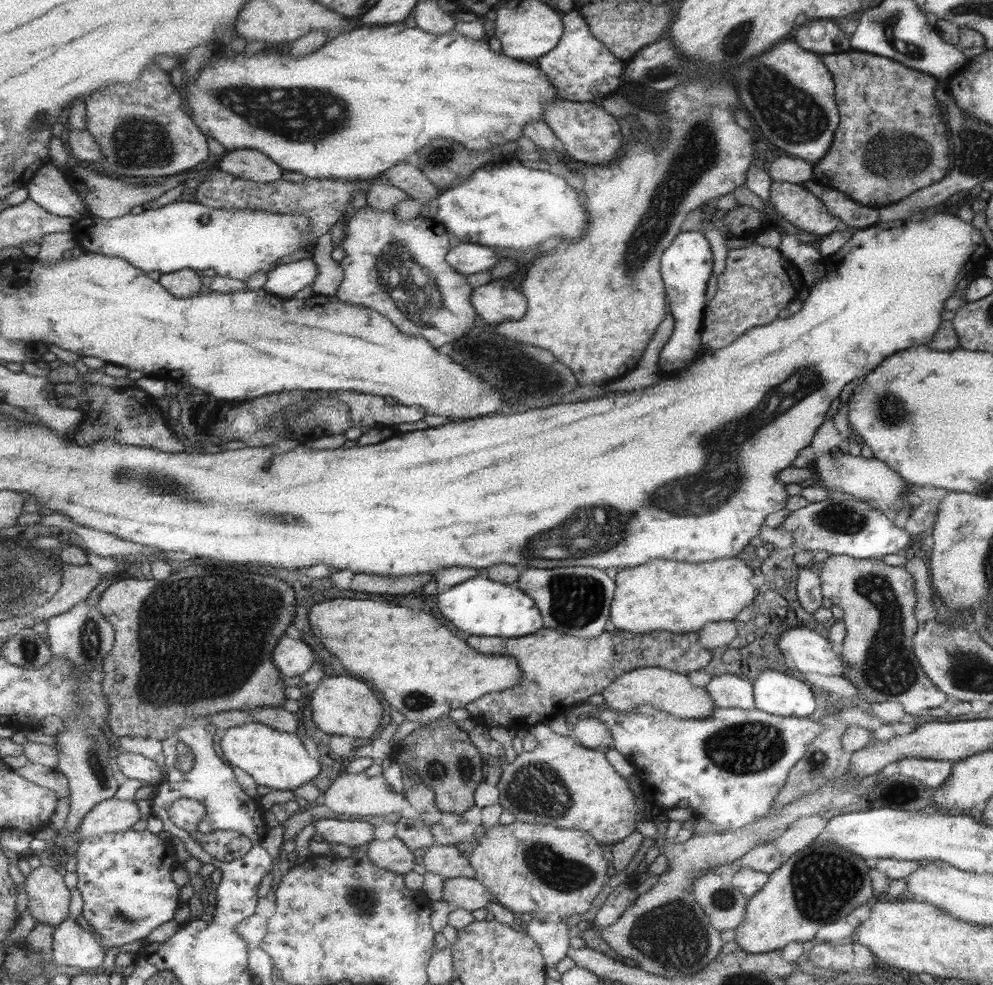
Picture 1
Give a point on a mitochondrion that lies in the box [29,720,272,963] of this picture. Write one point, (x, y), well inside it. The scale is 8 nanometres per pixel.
(94, 755)

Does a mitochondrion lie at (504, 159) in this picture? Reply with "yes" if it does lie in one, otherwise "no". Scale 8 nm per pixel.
no

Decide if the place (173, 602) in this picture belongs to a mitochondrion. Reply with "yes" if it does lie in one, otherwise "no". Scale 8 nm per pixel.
yes

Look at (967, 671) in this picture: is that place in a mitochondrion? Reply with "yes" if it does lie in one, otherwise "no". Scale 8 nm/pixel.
yes

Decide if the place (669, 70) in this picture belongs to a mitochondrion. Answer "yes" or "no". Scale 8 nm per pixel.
yes

